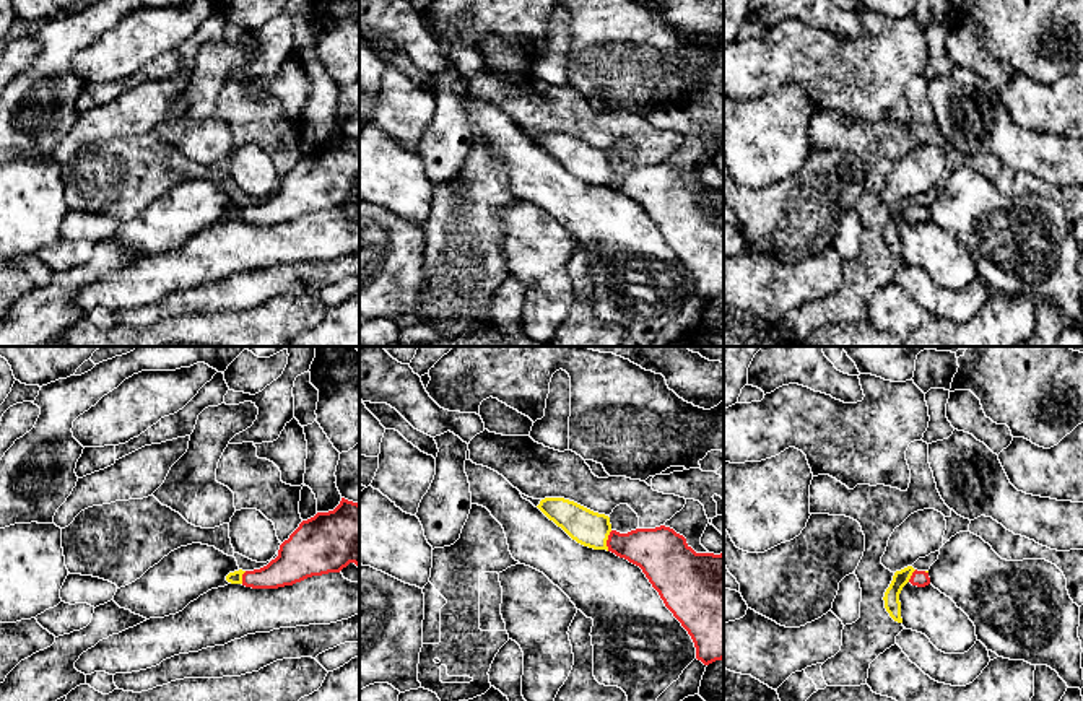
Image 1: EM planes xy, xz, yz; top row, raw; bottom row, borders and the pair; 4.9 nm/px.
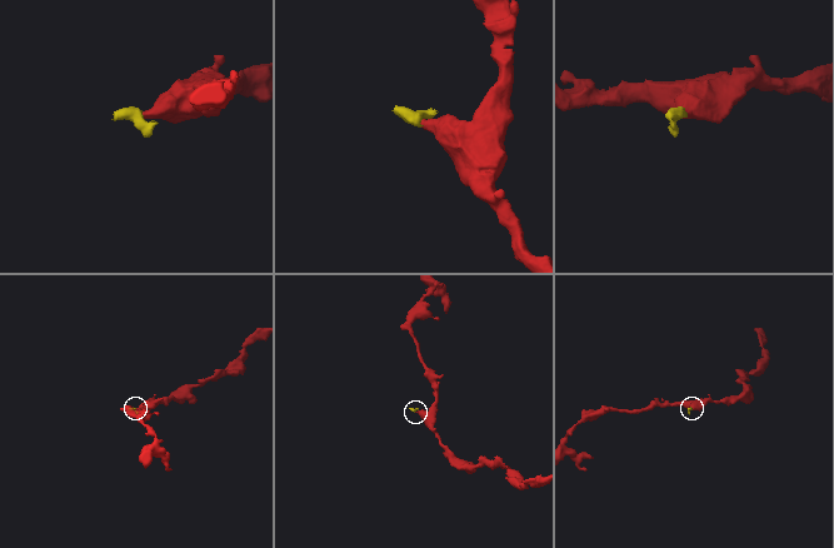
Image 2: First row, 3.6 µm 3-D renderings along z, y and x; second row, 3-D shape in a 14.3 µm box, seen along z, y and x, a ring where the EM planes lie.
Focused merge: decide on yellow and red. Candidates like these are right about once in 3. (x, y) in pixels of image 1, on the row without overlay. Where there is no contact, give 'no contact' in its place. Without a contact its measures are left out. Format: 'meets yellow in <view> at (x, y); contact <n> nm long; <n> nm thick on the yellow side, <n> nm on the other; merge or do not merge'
meets yellow in xz at (607, 174); contact 110 nm long; 180 nm thick on the yellow side, 220 nm on the other; merge

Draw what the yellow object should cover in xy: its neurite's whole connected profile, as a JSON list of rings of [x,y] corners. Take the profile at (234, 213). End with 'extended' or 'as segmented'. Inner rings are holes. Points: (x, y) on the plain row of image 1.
[[[341,133],[333,146],[302,156],[267,202],[229,208],[226,216],[252,224],[278,224],[340,208],[350,198],[359,203],[359,140]]]; extended

